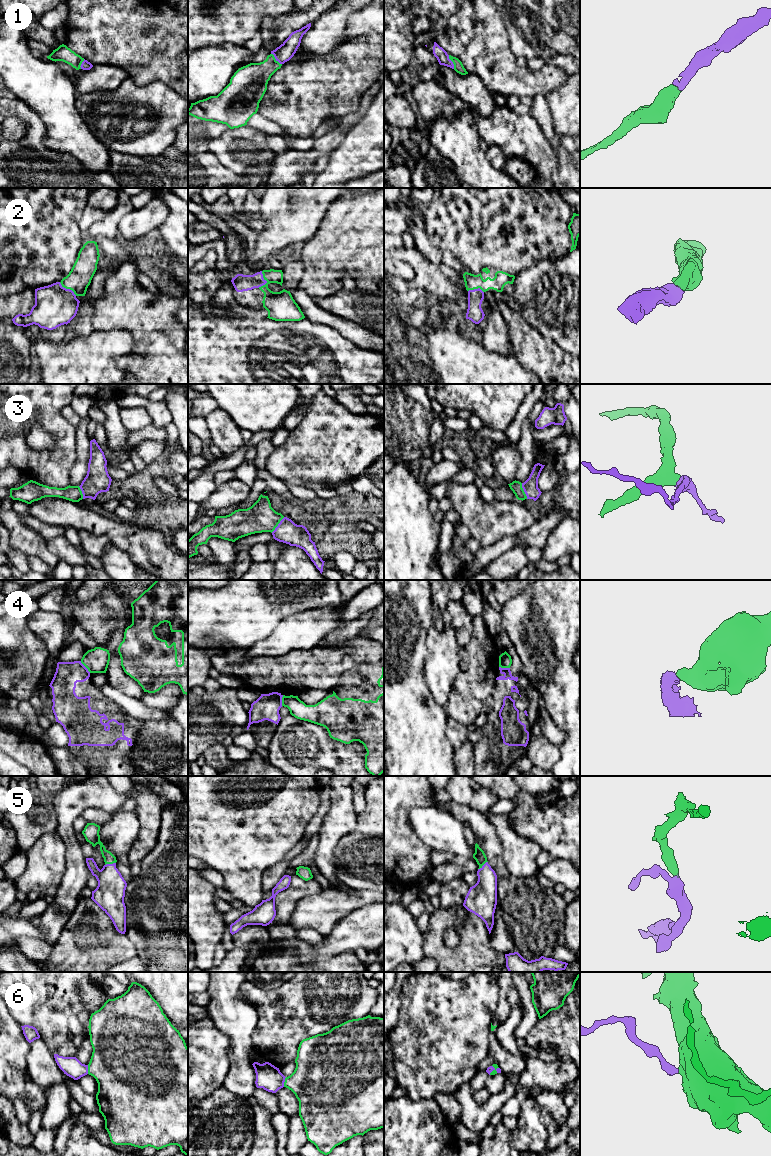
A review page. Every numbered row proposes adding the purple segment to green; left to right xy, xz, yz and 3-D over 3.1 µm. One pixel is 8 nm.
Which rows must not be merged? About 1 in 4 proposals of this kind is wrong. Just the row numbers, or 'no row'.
4

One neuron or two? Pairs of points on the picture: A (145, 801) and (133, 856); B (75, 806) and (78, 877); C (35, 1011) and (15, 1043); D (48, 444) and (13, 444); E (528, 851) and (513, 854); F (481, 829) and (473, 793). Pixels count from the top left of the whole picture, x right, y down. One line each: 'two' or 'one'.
A: one
B: one
C: two
D: two
E: one
F: two

